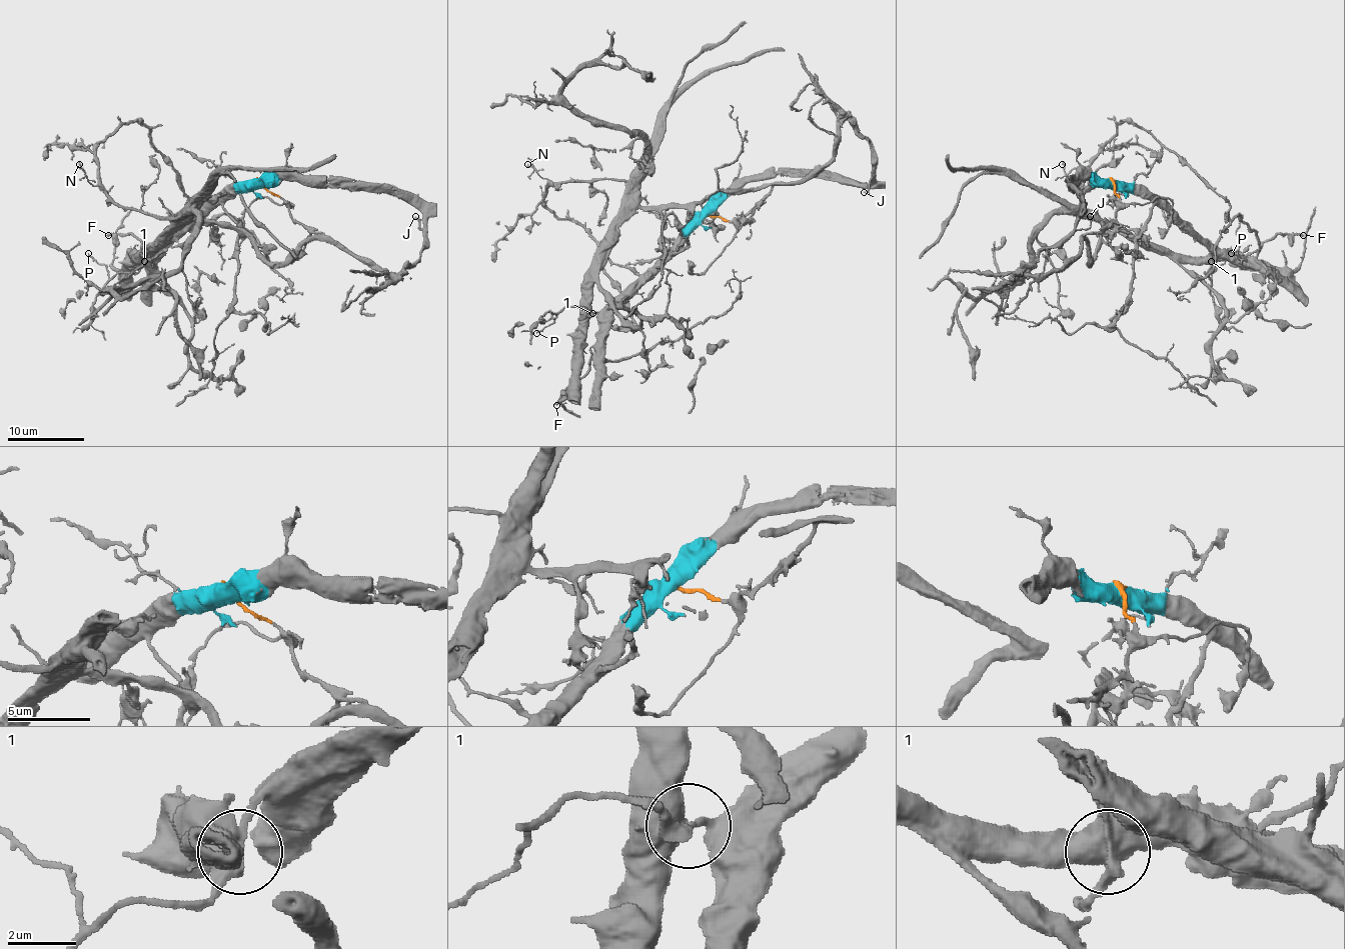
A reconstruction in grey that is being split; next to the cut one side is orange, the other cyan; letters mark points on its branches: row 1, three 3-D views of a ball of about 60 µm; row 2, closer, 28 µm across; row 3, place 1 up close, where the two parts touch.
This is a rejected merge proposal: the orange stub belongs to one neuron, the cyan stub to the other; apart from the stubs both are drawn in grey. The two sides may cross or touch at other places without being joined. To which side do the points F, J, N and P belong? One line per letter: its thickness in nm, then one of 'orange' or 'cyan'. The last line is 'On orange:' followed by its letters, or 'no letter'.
F: 240 nm thick; cyan
J: 180 nm thick; cyan
N: 130 nm thick; orange
P: 120 nm thick; cyan
On orange: N

